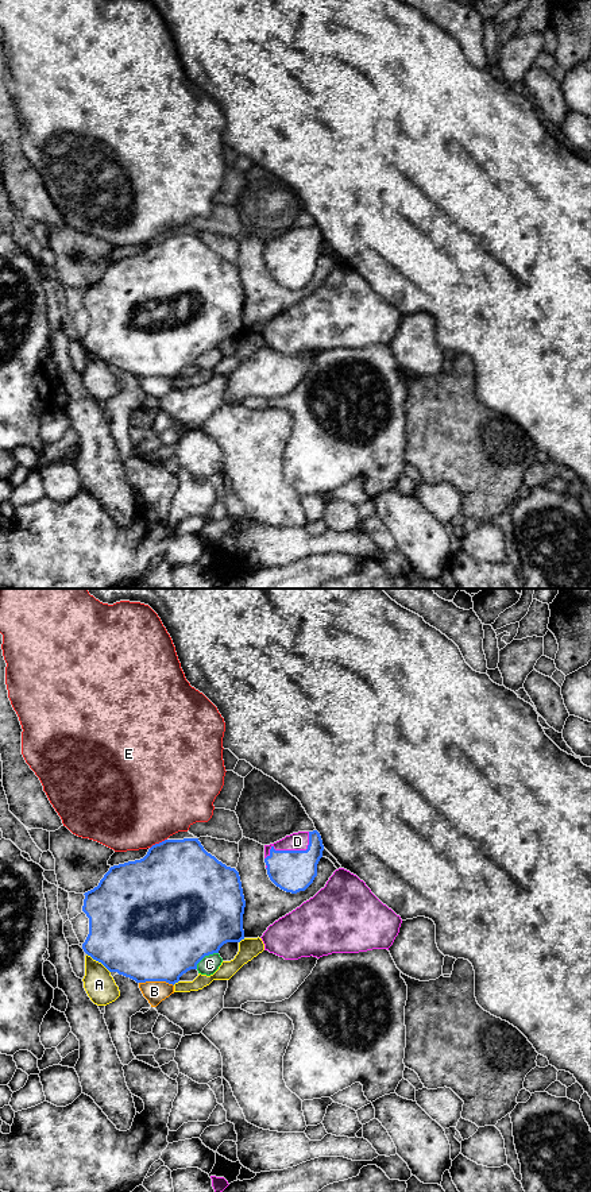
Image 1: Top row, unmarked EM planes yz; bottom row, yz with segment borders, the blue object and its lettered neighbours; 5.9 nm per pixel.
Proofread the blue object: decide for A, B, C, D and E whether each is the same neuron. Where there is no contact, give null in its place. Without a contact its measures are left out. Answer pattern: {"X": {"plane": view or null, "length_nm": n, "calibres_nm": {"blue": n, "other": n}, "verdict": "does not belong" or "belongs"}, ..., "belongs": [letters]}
{"A": {"plane": "yz", "length_nm": 180, "calibres_nm": {"blue": 500, "other": 180}, "verdict": "does not belong"}, "B": {"plane": "yz", "length_nm": 200, "calibres_nm": {"blue": 500, "other": 130}, "verdict": "does not belong"}, "C": {"plane": "yz", "length_nm": 170, "calibres_nm": {"blue": 500, "other": 110}, "verdict": "does not belong"}, "D": {"plane": "yz", "length_nm": 320, "calibres_nm": {"blue": 260, "other": 110}, "verdict": "belongs"}, "E": {"plane": "yz", "length_nm": 120, "calibres_nm": {"blue": 480, "other": 500}, "verdict": "does not belong"}, "belongs": ["D"]}

